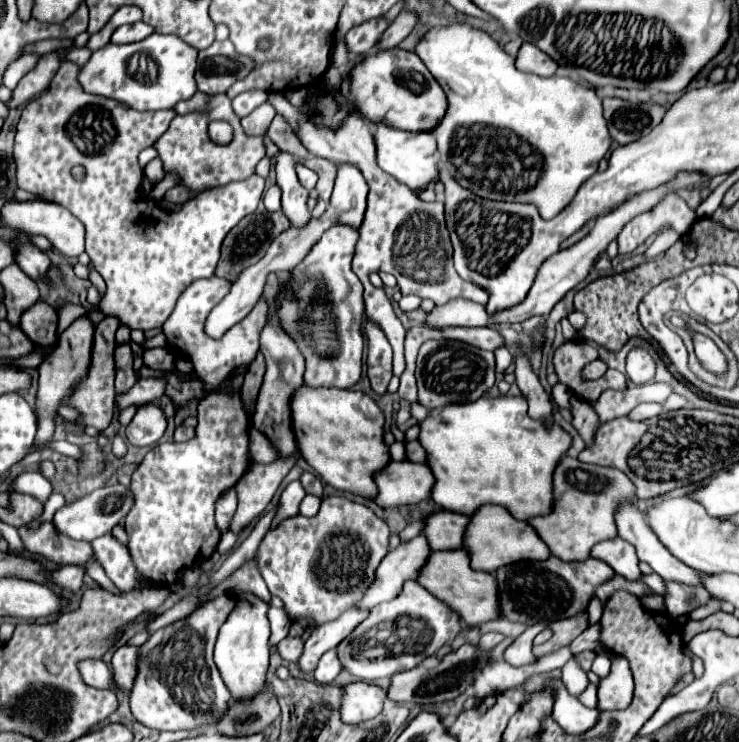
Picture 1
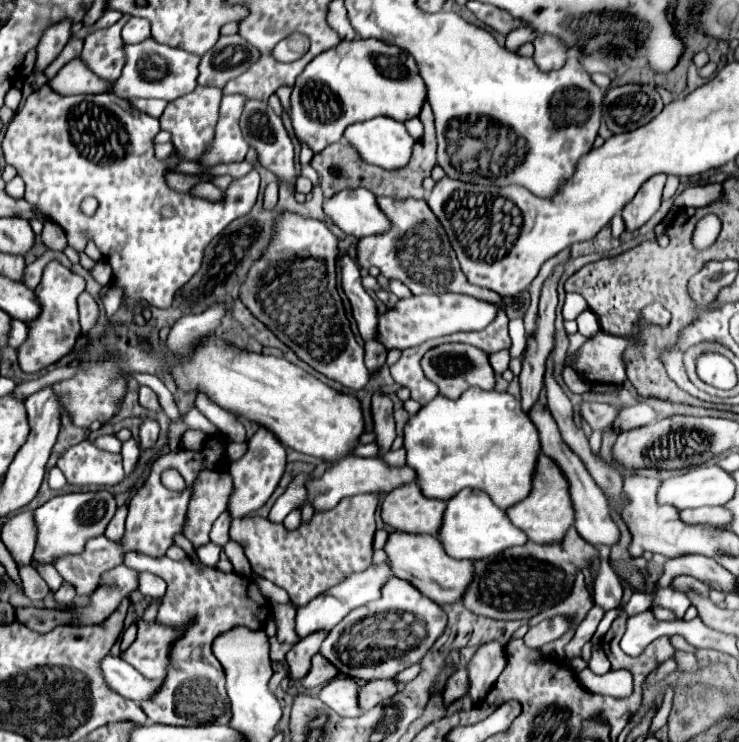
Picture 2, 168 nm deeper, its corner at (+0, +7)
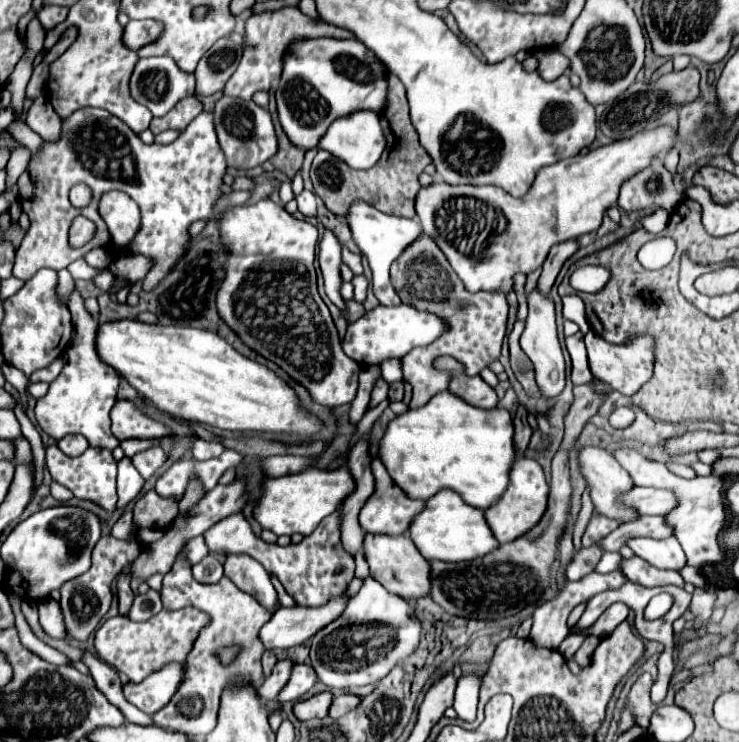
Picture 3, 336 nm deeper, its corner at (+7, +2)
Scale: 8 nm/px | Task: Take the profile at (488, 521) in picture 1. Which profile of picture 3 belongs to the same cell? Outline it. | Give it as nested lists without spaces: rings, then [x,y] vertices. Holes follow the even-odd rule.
[[[439,489],[433,497],[425,501],[425,509],[411,519],[407,535],[425,559],[439,559],[451,563],[483,557],[493,547],[497,547],[497,539],[485,525],[483,511],[465,505],[465,501],[461,501],[461,497],[457,497],[457,493],[453,493],[451,489]]]

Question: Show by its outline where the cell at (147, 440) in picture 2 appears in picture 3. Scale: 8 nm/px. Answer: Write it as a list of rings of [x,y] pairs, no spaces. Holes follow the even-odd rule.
[[[155,447],[155,449],[147,449],[143,453],[137,453],[131,461],[133,461],[135,469],[141,473],[141,477],[147,481],[167,461],[167,453],[159,447]]]

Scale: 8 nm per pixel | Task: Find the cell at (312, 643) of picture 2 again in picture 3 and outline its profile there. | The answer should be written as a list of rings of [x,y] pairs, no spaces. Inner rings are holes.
[[[281,659],[277,661],[277,665],[273,667],[271,675],[265,677],[255,689],[257,695],[261,697],[261,701],[271,701],[277,697],[277,693],[281,691],[281,687],[285,687],[285,681],[289,681],[289,669],[291,669],[293,661],[289,659]]]

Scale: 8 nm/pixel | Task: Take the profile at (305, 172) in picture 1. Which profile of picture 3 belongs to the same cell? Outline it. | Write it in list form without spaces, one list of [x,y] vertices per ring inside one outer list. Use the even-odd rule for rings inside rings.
[[[303,191],[303,193],[297,197],[297,203],[299,203],[299,211],[301,211],[305,217],[317,217],[317,197],[315,197],[315,193]]]

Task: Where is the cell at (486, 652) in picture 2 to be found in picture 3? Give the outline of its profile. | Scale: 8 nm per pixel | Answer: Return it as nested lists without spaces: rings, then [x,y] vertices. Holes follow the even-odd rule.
[[[475,673],[459,677],[453,709],[457,711],[457,717],[461,717],[463,721],[475,721],[477,701],[479,701],[479,685],[481,685],[481,677]]]

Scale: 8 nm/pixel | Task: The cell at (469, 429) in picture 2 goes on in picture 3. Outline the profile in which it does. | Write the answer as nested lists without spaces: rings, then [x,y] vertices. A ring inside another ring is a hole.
[[[441,391],[433,395],[433,399],[429,399],[429,403],[425,403],[423,407],[409,409],[389,421],[387,431],[379,441],[379,459],[383,461],[395,485],[399,485],[413,499],[425,501],[433,493],[437,493],[437,489],[449,487],[457,491],[467,505],[485,511],[505,491],[505,485],[509,483],[509,465],[515,459],[515,449],[511,441],[513,421],[507,409],[479,409],[449,391]]]

